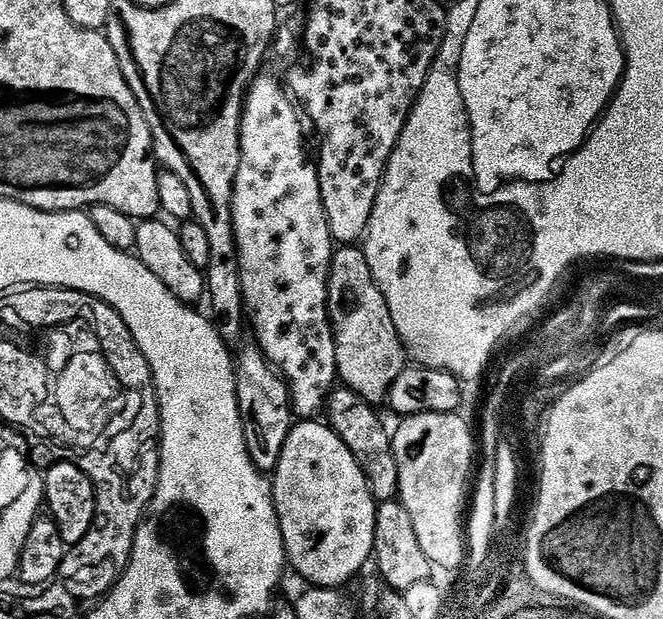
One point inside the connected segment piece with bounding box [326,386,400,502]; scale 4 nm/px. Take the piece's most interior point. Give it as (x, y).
(356, 422)

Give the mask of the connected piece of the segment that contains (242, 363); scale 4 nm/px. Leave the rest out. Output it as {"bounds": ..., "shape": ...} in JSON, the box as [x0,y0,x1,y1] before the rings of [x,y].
{"bounds":[235,346,294,473],"shape":[[[258,346],[241,347],[235,357],[236,393],[238,394],[238,410],[244,427],[246,450],[259,472],[275,473],[278,462],[282,458],[282,450],[286,446],[286,438],[294,427],[292,411],[292,395],[288,384],[277,368],[275,368]]]}

